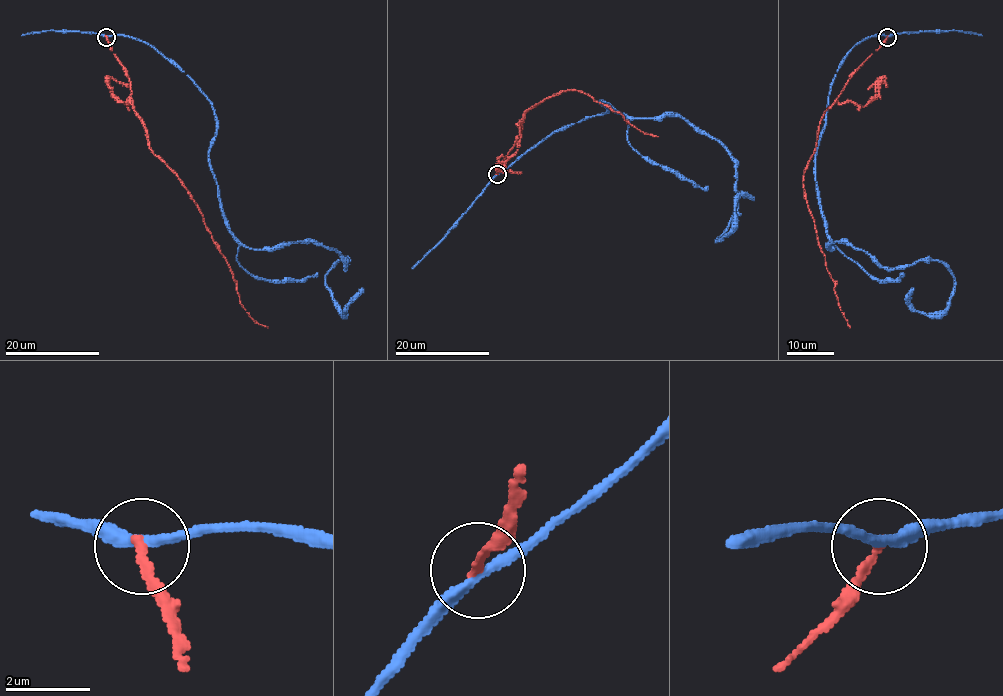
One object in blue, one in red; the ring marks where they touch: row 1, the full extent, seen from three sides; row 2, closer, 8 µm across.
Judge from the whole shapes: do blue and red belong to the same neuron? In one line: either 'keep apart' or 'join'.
keep apart

